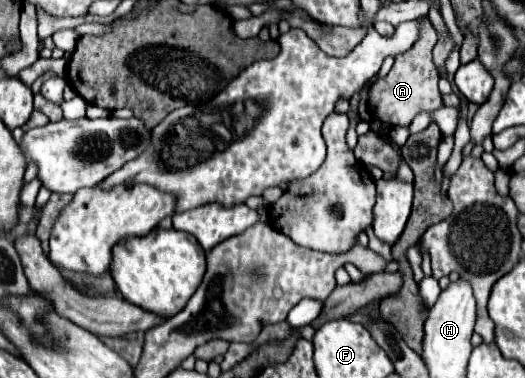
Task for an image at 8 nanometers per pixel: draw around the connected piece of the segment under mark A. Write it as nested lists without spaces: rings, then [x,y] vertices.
[[[420,18],[422,22],[422,36],[420,40],[402,56],[394,60],[392,70],[386,78],[372,84],[368,94],[368,106],[370,116],[380,118],[382,122],[390,126],[408,126],[416,114],[420,112],[432,112],[438,106],[442,106],[442,98],[438,92],[438,68],[432,62],[432,48],[436,44],[436,32],[428,18]]]

